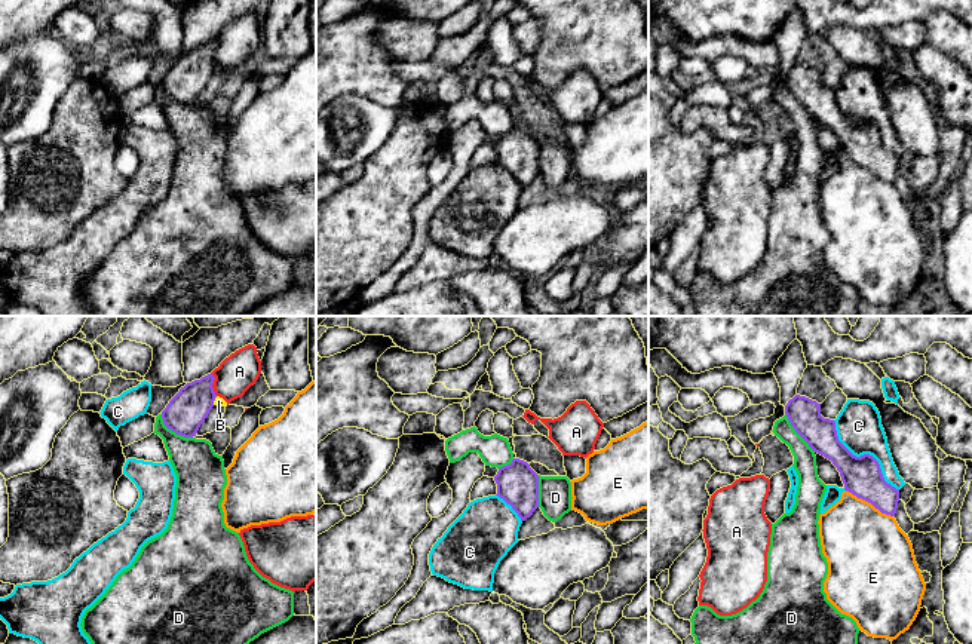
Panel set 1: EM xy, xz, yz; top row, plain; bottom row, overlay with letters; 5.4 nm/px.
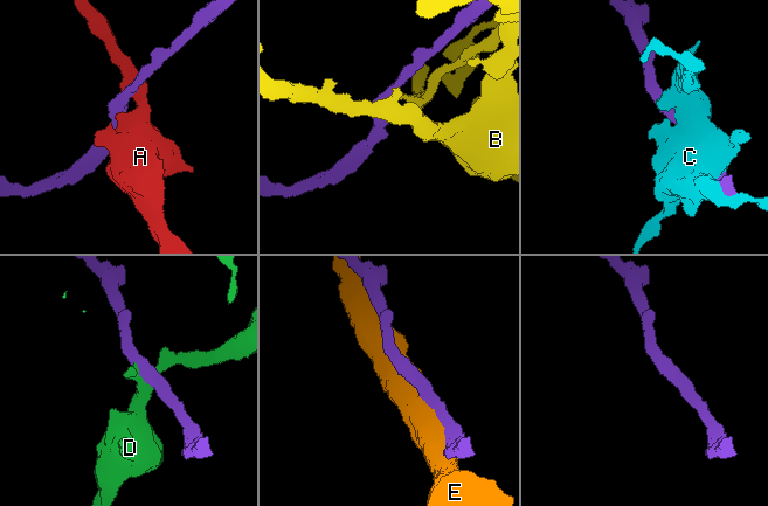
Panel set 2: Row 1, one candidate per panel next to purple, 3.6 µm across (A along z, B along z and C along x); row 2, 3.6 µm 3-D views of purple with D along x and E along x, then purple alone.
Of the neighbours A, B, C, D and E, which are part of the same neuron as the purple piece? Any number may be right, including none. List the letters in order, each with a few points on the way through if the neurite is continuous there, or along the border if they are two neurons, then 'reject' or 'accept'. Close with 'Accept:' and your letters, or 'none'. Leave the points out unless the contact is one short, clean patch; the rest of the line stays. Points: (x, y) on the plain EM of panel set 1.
A: border along xy (211, 40), (214, 45), (212, 58), (217, 63); reject
B: border along xy (217, 64), (212, 71); reject
C: reject
D: border along xy (161, 82), (168, 95), (192, 106); reject
E: reject
Accept: none

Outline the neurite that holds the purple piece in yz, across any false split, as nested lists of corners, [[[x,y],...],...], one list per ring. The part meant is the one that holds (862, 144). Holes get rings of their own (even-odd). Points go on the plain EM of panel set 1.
[[[795,62],[785,73],[785,82],[809,114],[833,129],[846,159],[871,171],[881,181],[895,184],[899,157],[884,148],[873,123],[856,125],[838,108],[835,89],[821,83],[821,71]]]

